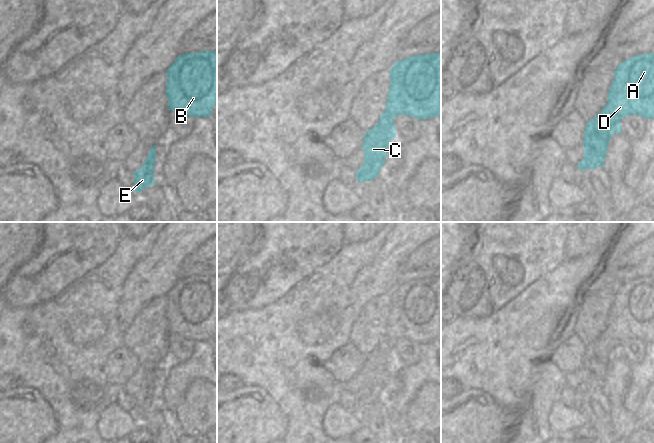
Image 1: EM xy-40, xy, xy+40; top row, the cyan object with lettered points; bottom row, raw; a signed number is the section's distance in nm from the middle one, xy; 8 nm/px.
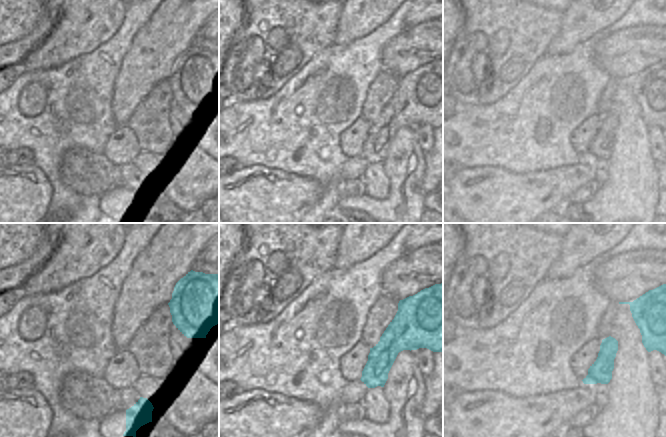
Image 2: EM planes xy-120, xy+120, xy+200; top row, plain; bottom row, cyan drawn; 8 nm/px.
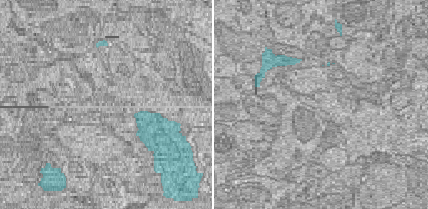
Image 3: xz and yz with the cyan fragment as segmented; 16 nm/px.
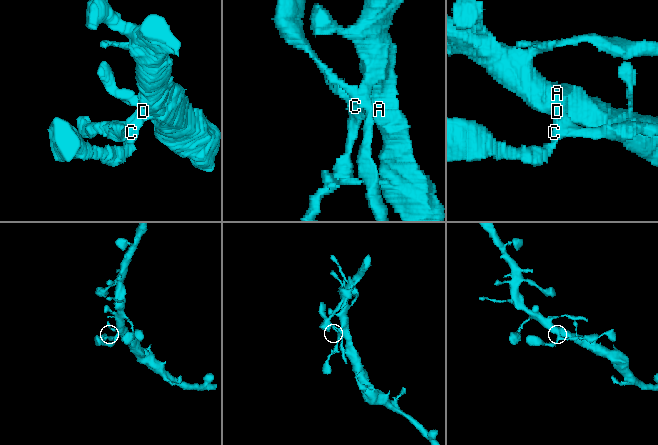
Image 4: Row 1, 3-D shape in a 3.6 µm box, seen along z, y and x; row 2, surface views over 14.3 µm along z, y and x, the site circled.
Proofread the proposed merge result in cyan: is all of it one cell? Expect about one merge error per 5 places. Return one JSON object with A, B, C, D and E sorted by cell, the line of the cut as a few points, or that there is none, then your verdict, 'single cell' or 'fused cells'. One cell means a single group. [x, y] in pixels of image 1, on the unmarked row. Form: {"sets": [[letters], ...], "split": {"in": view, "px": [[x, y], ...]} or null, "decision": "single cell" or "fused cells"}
{"sets": [["A", "B", "C", "D", "E"]], "split": null, "decision": "single cell"}

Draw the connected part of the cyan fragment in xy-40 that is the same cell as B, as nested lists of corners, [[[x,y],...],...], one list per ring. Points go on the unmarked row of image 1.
[[[217,275],[179,279],[166,296],[168,334],[210,341],[217,325]]]

